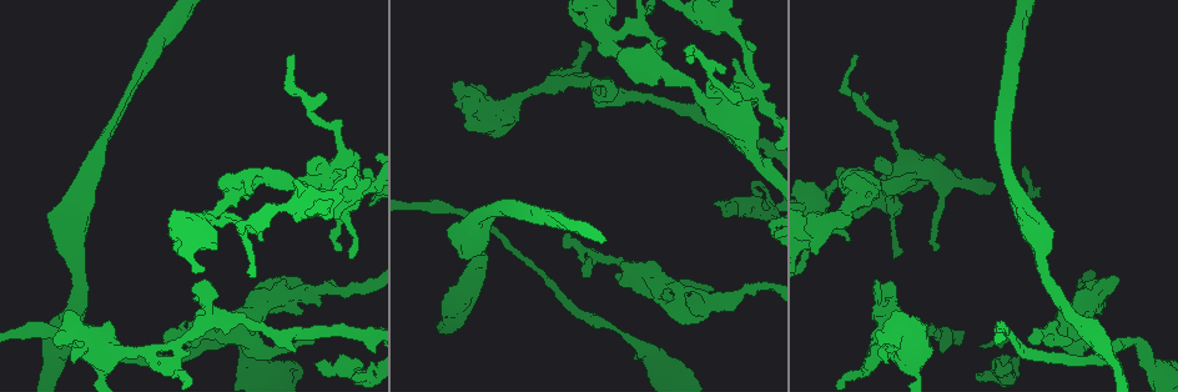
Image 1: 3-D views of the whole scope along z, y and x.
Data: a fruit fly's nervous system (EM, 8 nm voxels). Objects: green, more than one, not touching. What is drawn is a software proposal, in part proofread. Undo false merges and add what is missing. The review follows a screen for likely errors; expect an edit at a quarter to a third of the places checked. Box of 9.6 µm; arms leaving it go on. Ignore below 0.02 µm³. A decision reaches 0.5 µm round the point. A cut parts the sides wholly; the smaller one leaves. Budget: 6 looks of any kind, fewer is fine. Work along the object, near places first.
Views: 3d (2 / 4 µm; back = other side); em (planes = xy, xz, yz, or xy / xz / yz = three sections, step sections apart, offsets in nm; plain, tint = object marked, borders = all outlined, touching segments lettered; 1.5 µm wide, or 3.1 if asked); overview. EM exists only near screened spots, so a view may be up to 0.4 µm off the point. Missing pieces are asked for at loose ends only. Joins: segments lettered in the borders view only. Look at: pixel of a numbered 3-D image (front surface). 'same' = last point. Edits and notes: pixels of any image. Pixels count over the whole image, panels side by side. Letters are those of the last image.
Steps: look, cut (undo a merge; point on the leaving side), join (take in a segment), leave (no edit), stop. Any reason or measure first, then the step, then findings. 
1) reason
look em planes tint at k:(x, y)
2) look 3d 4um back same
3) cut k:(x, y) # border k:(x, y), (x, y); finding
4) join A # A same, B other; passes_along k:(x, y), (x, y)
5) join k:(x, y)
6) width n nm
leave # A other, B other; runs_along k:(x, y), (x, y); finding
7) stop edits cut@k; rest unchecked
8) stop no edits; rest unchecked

tapers out
look em planes borders at 1:(349, 258)

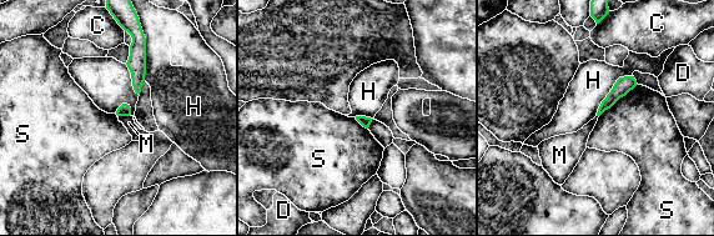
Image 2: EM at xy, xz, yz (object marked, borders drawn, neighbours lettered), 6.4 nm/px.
leave # C other, D other, H other, M other, S other; border 2:(130, 114), (117, 116); no lettered segment goes on from it

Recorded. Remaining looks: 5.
abrupt turn
look em xz step 4 plain at 1:(637, 62)

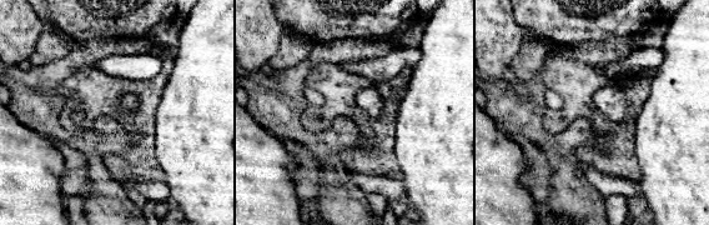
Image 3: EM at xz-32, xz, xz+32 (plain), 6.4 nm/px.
what lies round it
look em xz step 4 borders same

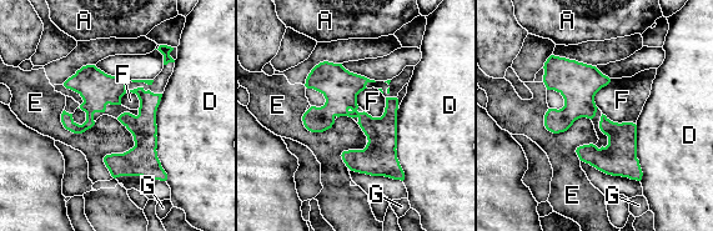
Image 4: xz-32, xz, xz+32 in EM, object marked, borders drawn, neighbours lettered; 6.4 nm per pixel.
leave # A other, D other, E other, F other, G other; runs_along 4:(322, 65), (373, 130), (362, 170); one neuron here

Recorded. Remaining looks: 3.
thick turns thin
look 3d 4um at 1:(1040, 245)

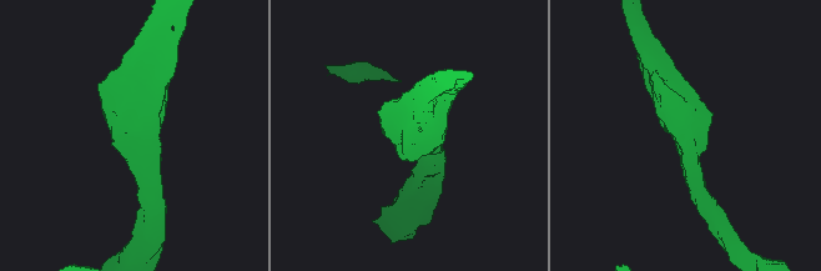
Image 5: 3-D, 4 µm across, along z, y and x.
arm_widths 300, 500 nm
look em xz step 8 borders at 5:(692, 139)

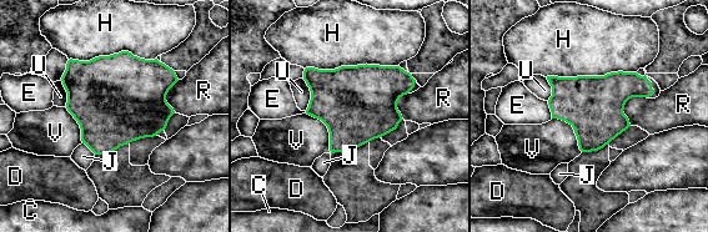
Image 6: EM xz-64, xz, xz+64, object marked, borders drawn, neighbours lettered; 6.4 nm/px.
leave # C other, D other, E other, H other, J other, R other, U other, V other; border 6:(306, 112), (326, 126), (331, 152); continuous, no second neuron

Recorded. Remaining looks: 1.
stop no edits; rest unchecked

